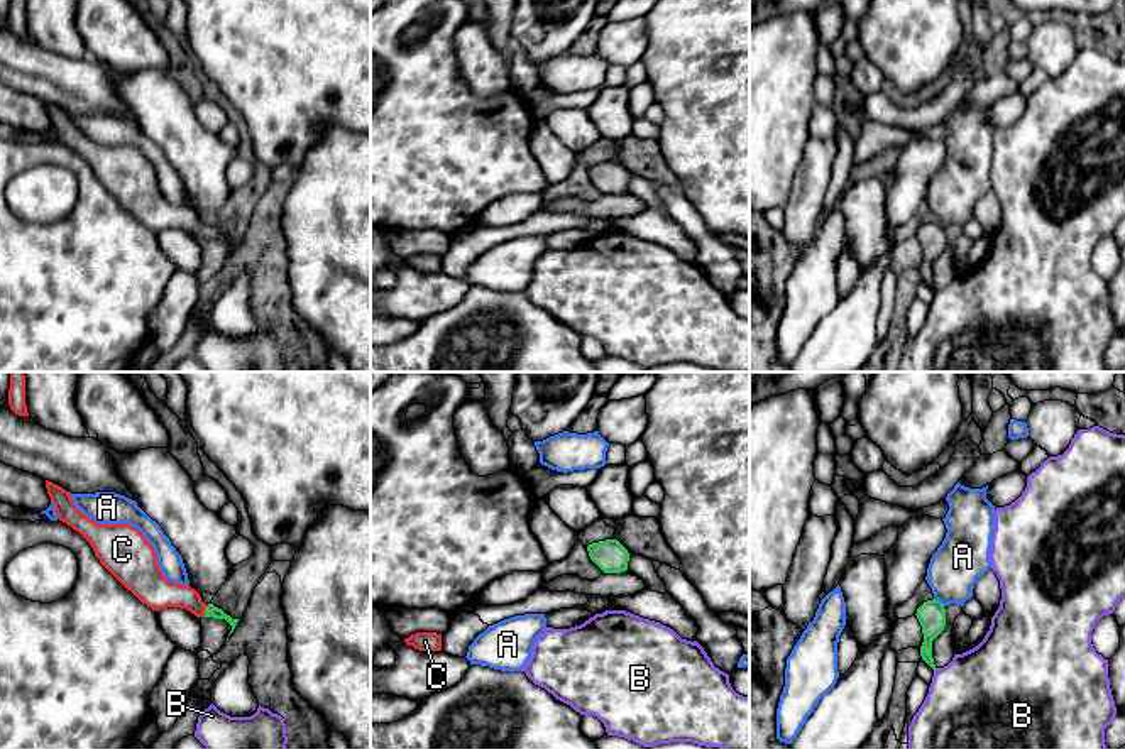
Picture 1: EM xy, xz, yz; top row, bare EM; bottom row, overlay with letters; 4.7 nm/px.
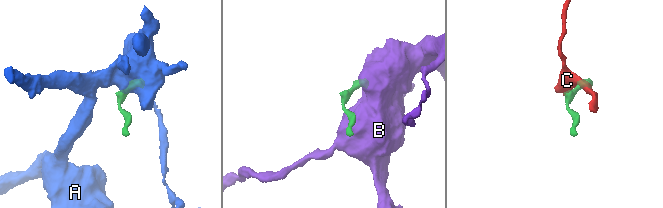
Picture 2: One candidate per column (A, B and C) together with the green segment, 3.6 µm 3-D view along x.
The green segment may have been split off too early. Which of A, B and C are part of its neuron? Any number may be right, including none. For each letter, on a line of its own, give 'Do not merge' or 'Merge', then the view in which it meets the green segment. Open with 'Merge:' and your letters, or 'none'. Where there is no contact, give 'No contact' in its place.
Merge: C
A: Do not merge. Touches green in yz
B: Do not merge. No contact
C: Merge. Touches green in xy

